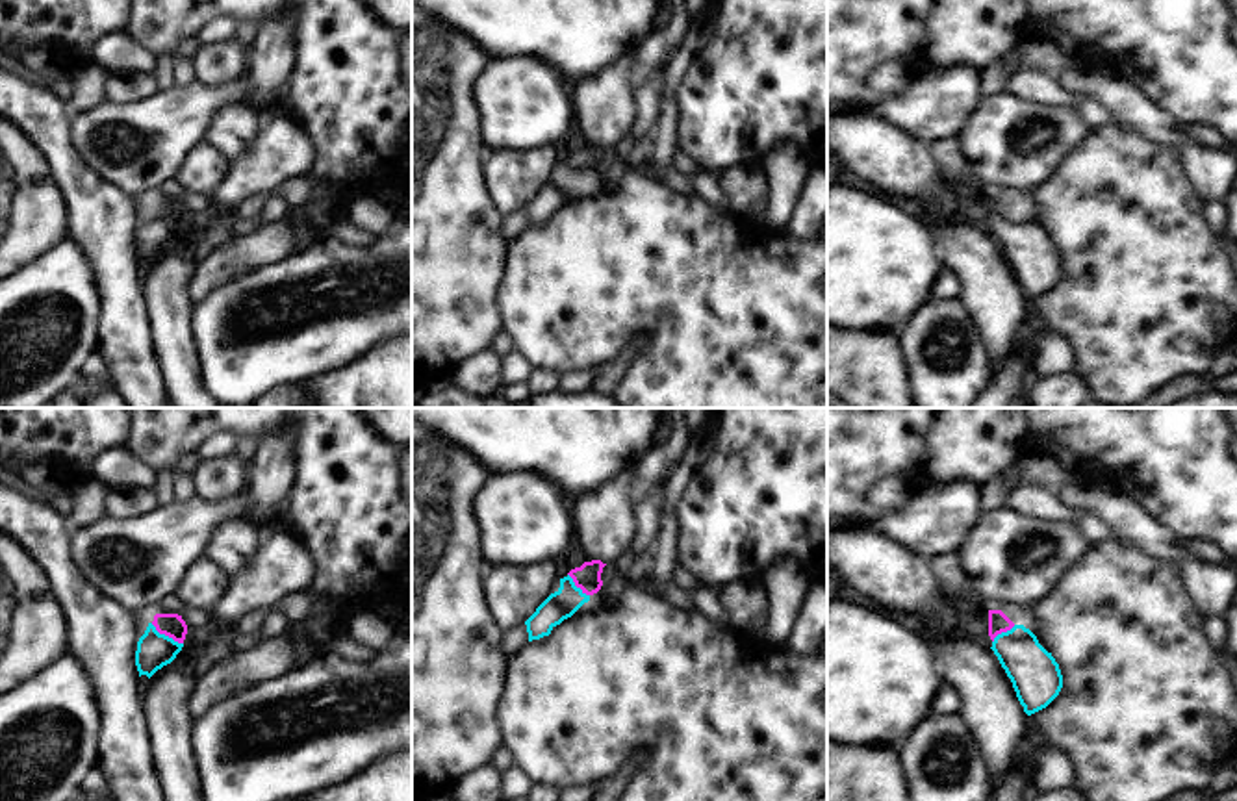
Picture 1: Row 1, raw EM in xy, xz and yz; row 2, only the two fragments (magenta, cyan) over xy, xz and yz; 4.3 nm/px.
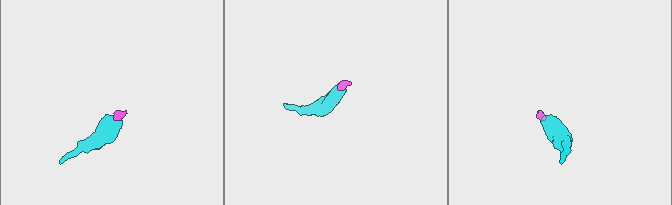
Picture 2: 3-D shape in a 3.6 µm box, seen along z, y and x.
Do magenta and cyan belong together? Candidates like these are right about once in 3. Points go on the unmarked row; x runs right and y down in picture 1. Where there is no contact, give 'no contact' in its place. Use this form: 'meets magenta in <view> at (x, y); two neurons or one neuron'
meets magenta in xy at (167, 219); one neuron

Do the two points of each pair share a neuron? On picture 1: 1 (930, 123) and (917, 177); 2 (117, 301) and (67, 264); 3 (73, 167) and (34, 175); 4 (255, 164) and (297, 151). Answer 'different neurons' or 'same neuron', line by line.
1: different neurons
2: different neurons
3: different neurons
4: same neuron

